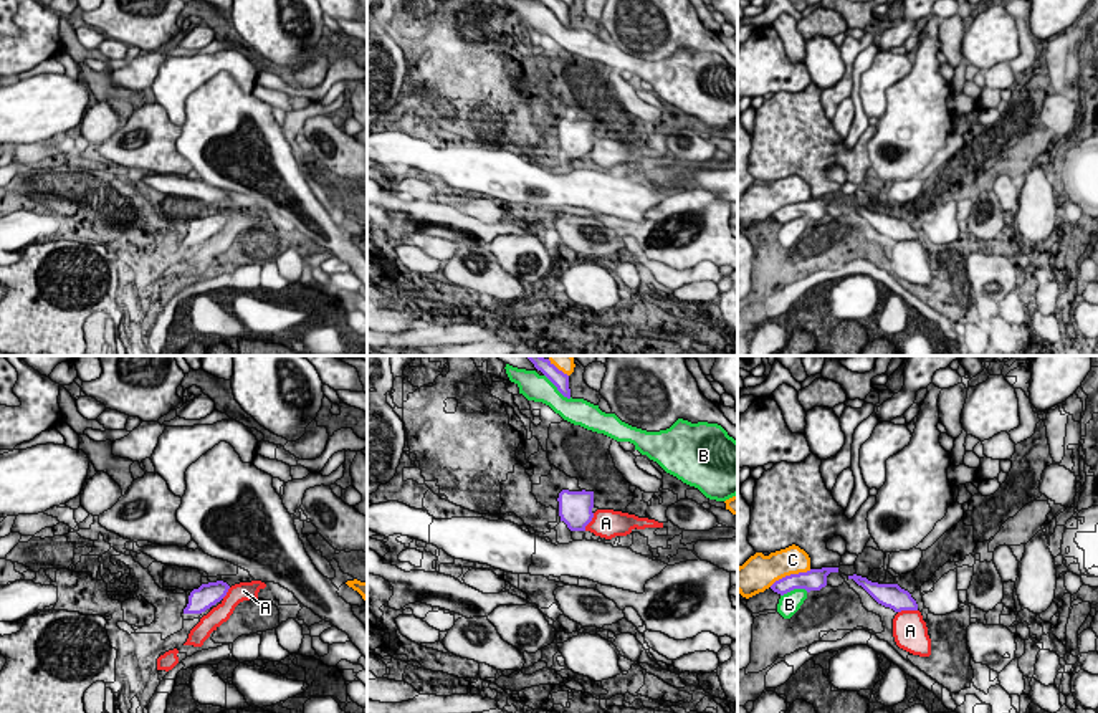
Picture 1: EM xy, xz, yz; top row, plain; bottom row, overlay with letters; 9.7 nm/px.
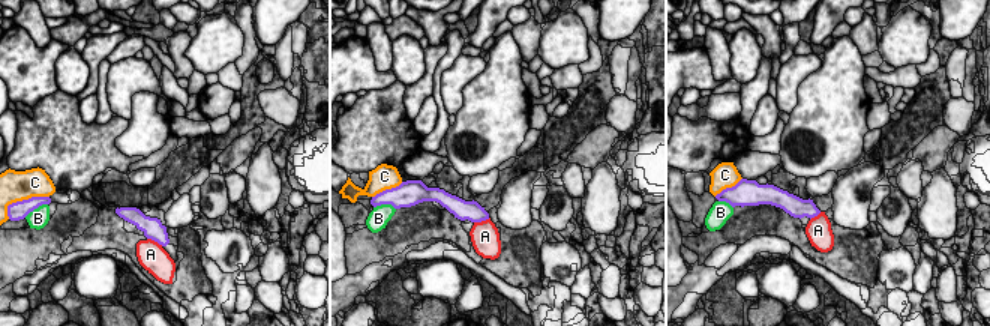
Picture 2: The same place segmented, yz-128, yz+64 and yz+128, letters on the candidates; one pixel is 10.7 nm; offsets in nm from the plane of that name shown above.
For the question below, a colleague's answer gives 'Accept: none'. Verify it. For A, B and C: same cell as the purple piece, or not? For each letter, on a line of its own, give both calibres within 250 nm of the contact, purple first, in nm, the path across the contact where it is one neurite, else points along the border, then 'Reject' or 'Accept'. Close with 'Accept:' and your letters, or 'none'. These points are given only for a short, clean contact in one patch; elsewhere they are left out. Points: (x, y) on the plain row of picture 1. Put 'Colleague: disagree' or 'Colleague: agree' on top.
Colleague: disagree
A: Thickness 240 nm (purple) against 340 nm. Accept
B: Thickness 160 nm (purple) against 260 nm. Reject
C: Thickness 220 nm (purple) against 280 nm. Reject
Accept: A

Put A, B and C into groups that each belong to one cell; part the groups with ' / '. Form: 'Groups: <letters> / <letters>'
Groups: A / B / C

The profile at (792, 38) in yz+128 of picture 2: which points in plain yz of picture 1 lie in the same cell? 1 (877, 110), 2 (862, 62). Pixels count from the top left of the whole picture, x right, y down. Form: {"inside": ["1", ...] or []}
{"inside": ["2"]}

